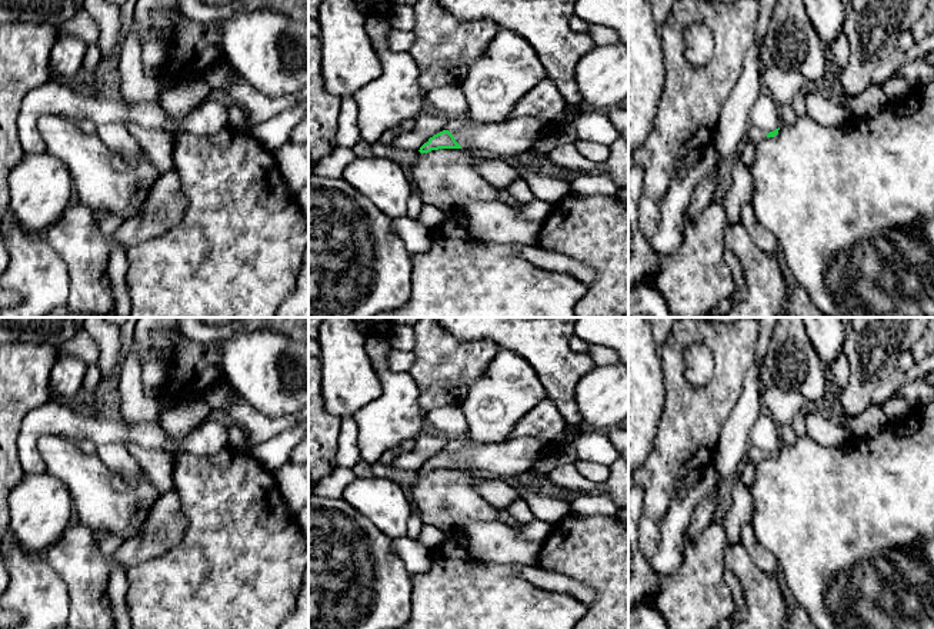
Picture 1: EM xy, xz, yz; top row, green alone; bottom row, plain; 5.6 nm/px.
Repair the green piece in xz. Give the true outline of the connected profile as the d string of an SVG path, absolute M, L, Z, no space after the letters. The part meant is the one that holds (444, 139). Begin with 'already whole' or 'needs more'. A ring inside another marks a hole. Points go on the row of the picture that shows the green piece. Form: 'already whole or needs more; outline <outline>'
needs more; outline M467 114L458 119L450 119L447 129L434 134L433 137L428 139L427 143L424 143L420 147L420 153L428 153L431 150L438 150L438 149L464 149L464 150L471 150L467 146L460 146L454 136L451 134L453 132L464 127L467 123L473 123Z

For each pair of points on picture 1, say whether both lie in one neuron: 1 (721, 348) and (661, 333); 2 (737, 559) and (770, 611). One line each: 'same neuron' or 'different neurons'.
1: different neurons
2: same neuron

